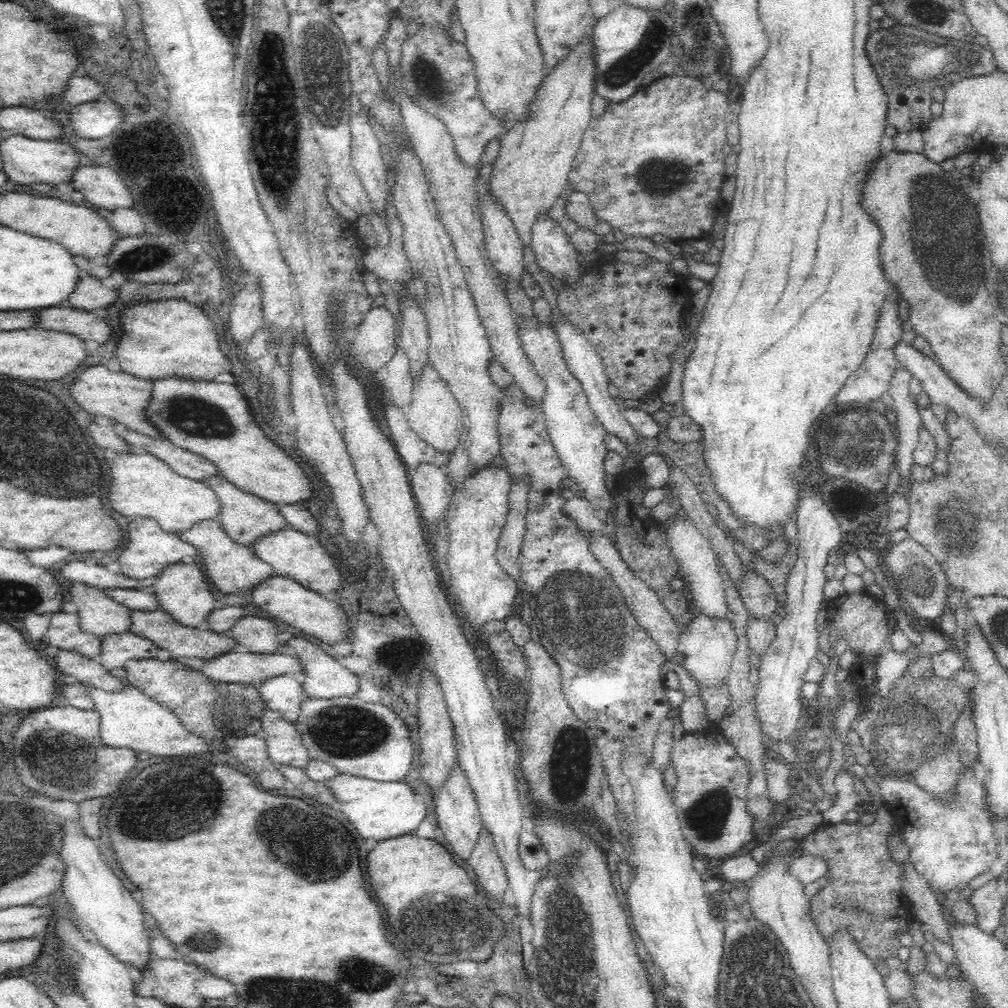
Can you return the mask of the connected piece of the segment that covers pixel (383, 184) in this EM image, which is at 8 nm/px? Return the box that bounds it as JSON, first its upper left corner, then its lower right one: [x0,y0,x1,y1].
[350,112,388,222]

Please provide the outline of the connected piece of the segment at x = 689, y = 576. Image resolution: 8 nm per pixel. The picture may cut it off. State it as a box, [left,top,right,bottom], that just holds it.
[668,510,728,619]

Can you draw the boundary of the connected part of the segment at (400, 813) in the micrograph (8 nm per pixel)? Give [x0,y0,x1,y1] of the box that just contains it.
[323,772,426,840]

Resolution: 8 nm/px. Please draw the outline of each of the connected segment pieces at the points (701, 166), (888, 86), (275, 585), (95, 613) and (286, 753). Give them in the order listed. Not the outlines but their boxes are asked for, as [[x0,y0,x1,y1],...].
[[568,74,730,242],[866,26,997,133],[247,575,350,644],[69,583,132,636],[262,710,312,768]]

